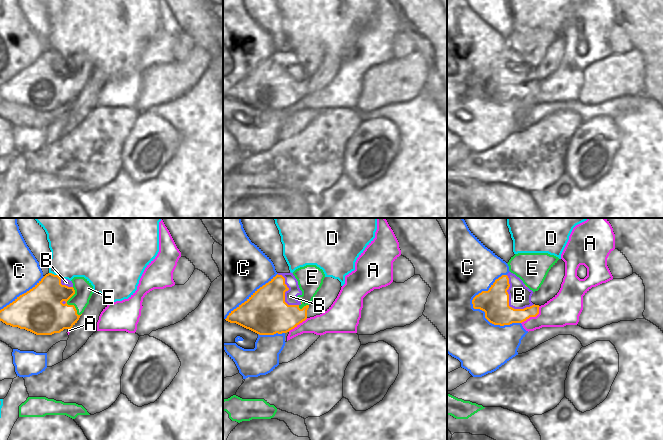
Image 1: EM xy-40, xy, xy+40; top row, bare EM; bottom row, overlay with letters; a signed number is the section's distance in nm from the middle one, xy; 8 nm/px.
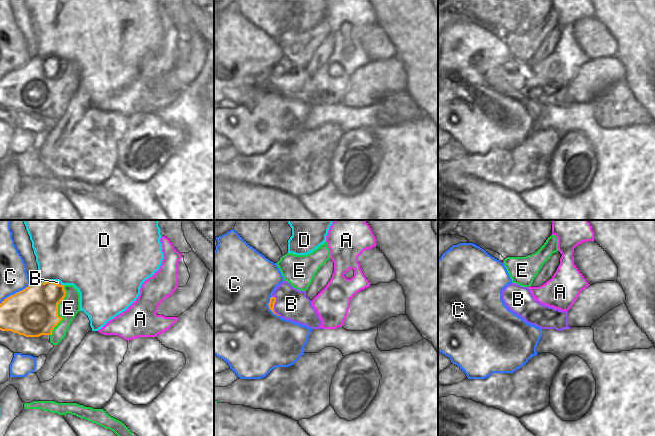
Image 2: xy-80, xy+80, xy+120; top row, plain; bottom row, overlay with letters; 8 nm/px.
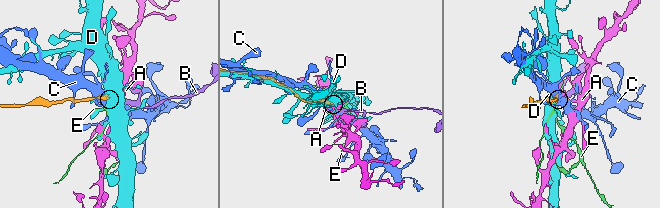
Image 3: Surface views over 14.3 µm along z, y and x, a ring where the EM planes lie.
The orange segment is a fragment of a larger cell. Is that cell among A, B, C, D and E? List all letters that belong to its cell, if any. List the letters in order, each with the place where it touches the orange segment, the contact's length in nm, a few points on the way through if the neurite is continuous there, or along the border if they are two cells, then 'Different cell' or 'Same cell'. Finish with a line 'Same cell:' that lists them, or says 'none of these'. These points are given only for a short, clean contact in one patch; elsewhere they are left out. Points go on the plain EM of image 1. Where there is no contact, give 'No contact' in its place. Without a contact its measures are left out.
A: Touches orange at xy+40 (533, 92). Shared border 220 nm. Boundary: xy+40 (540, 82), (539, 88), (535, 92), (530, 92), (521, 99). Different cell
B: Touches orange at xy+40 (508, 78). Shared border 340 nm. Path across: xy+40 (495, 78), (508, 78), (513, 73), (519, 71). Same cell
C: Touches orange at xy+40 (473, 74). Shared border 440 nm. Different cell
D: Touches orange at xy-40 (55, 51). Shared border 120 nm. Boundary: xy-40 (49, 48), (61, 54). Different cell
E: Touches orange at xy-40 (67, 80). Shared border 240 nm. Different cell
Same cell: B

